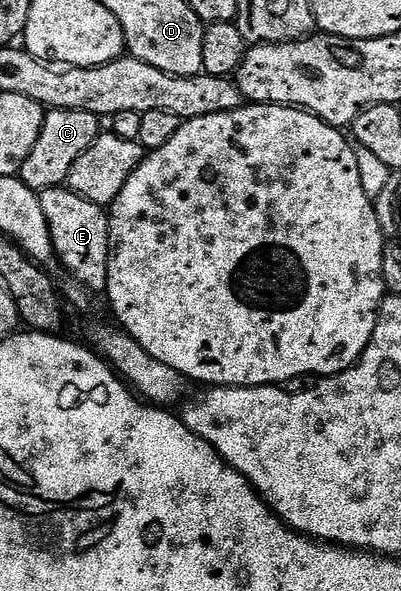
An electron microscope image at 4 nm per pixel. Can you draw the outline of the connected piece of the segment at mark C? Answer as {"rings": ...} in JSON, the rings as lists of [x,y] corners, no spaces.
{"rings":[[[52,109],[46,113],[46,118],[40,131],[40,139],[36,139],[36,147],[24,159],[22,182],[35,191],[57,189],[66,185],[68,175],[72,171],[72,163],[92,147],[100,132],[100,118],[88,111],[68,111],[67,109]]]}

